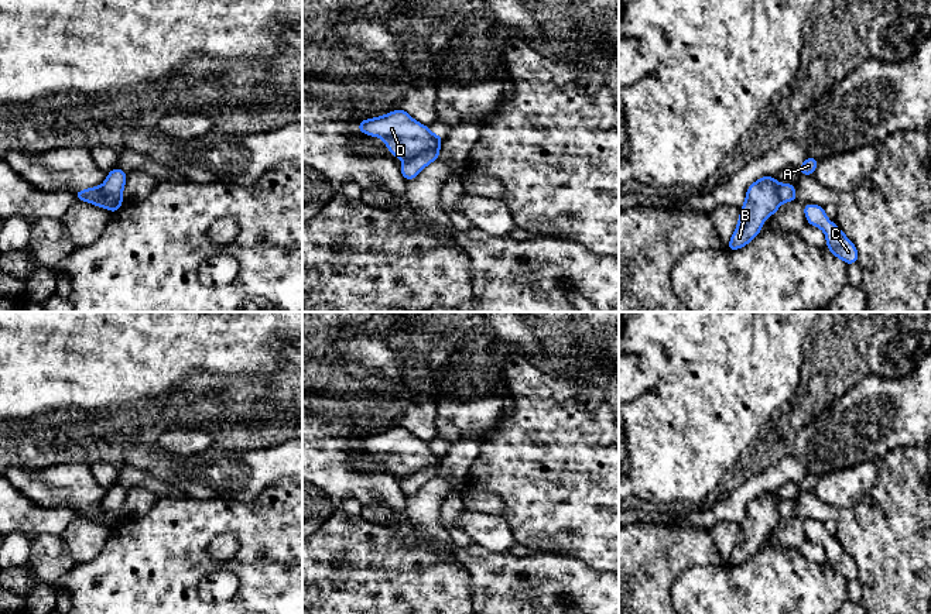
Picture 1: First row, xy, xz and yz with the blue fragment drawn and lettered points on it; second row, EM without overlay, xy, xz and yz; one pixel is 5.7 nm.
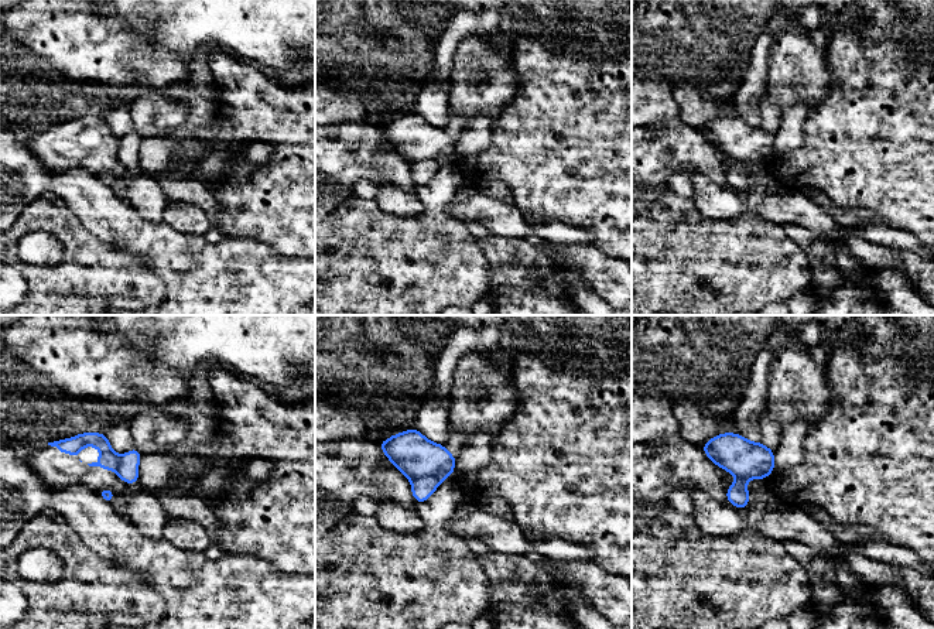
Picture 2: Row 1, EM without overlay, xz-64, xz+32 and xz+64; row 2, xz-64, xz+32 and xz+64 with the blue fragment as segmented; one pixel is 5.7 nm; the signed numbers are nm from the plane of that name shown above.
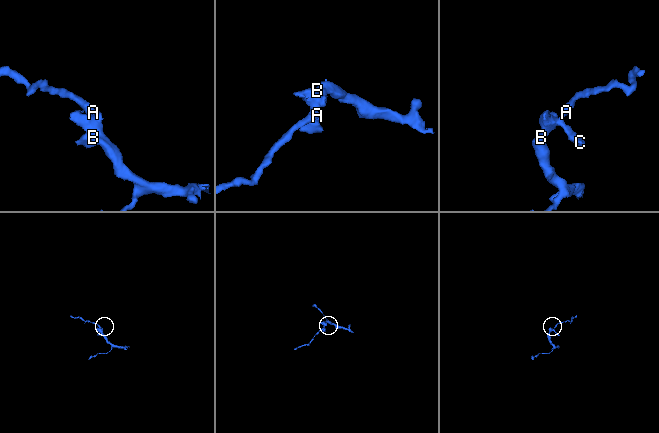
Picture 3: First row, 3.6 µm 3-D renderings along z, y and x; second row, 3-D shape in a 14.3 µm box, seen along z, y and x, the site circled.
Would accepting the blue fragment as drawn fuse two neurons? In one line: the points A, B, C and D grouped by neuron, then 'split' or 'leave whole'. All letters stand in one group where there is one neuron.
A C / B D | split

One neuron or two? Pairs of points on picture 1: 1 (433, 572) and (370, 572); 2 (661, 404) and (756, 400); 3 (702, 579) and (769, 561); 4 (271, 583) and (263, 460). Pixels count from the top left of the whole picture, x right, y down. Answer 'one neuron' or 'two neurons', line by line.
1: one neuron
2: one neuron
3: one neuron
4: two neurons

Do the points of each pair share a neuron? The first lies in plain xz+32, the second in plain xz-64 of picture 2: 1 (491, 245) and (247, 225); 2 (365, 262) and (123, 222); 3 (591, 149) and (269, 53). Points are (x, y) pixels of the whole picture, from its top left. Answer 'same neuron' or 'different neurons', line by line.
1: different neurons
2: different neurons
3: different neurons

